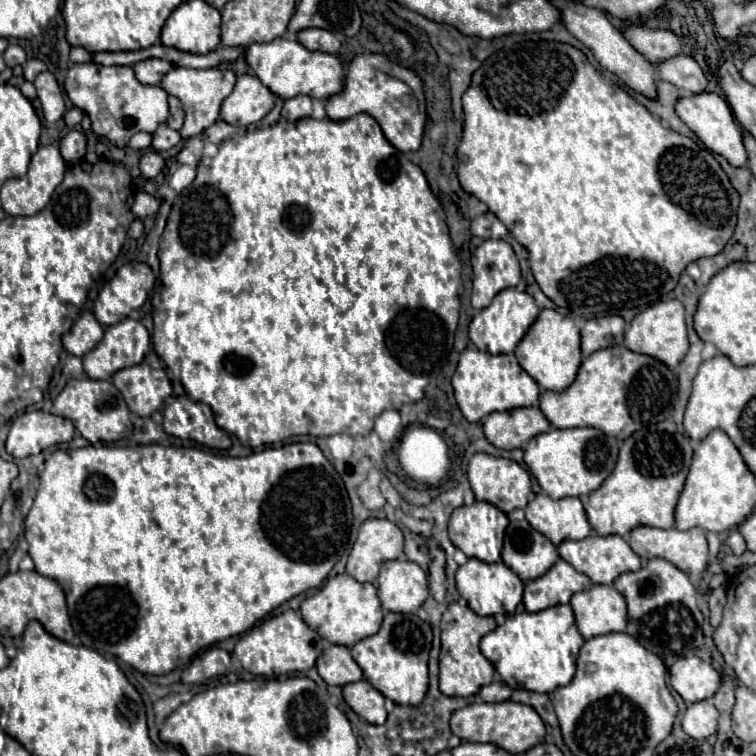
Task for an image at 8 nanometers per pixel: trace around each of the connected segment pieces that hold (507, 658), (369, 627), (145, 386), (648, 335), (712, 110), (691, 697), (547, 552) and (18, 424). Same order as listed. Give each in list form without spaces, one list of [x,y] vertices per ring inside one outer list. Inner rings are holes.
[[[551,606],[547,610],[529,614],[513,614],[497,626],[493,632],[481,638],[483,656],[495,666],[499,676],[511,688],[523,688],[531,692],[553,692],[559,686],[571,682],[575,674],[575,662],[583,644],[573,618],[571,606]]]
[[[337,574],[333,578],[327,578],[321,590],[301,602],[301,614],[305,624],[309,624],[309,628],[313,628],[321,638],[331,644],[345,644],[347,648],[355,646],[367,636],[373,636],[383,620],[383,608],[377,598],[375,586],[361,584],[349,574]]]
[[[147,362],[115,372],[113,384],[137,416],[151,416],[155,410],[161,410],[165,398],[171,394],[171,382],[165,370],[155,370]]]
[[[667,300],[667,302],[659,302],[655,306],[649,306],[641,314],[637,314],[625,332],[625,346],[633,352],[653,356],[653,358],[661,360],[663,364],[667,364],[669,368],[675,368],[683,360],[683,356],[689,348],[683,304],[679,300]]]
[[[703,92],[703,94],[691,96],[691,98],[679,98],[675,108],[677,108],[679,118],[697,134],[697,138],[711,152],[723,156],[735,168],[747,166],[747,152],[745,152],[745,146],[743,146],[743,136],[741,136],[739,124],[735,120],[735,116],[731,114],[731,108],[727,106],[727,102],[721,96],[717,96],[713,92]]]
[[[683,656],[669,668],[669,684],[685,702],[701,702],[717,692],[721,674],[697,656]]]
[[[511,520],[501,550],[503,562],[521,576],[523,582],[543,576],[557,560],[557,548],[527,520]]]
[[[51,410],[23,412],[21,416],[13,418],[7,438],[7,452],[13,458],[39,454],[53,444],[69,442],[73,438],[73,432],[73,422],[65,420],[65,416],[55,416]]]

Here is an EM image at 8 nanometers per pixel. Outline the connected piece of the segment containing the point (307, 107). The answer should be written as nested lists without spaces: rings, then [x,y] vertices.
[[[295,96],[285,100],[281,116],[285,120],[299,120],[299,118],[307,118],[311,116],[311,98],[309,96]]]

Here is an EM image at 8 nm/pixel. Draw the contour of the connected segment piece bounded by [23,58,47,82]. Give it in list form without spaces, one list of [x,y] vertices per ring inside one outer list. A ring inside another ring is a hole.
[[[37,58],[29,60],[27,64],[25,64],[25,68],[23,68],[23,76],[25,76],[25,80],[35,80],[35,76],[39,74],[39,72],[43,72],[47,70],[47,66],[43,64],[41,60],[37,60]]]

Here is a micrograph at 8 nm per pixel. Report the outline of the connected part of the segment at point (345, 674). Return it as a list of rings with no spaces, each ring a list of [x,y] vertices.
[[[327,646],[317,658],[315,666],[319,676],[331,686],[345,686],[363,678],[359,664],[345,646]]]

